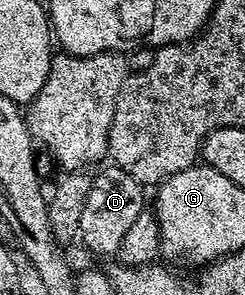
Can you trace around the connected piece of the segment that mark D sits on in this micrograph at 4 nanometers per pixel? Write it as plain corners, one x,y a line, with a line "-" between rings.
108,166
105,172
95,173
86,206
82,206
79,243
84,243
90,251
100,256
115,257
130,226
137,220
138,214
145,211
144,192
145,185
115,166

